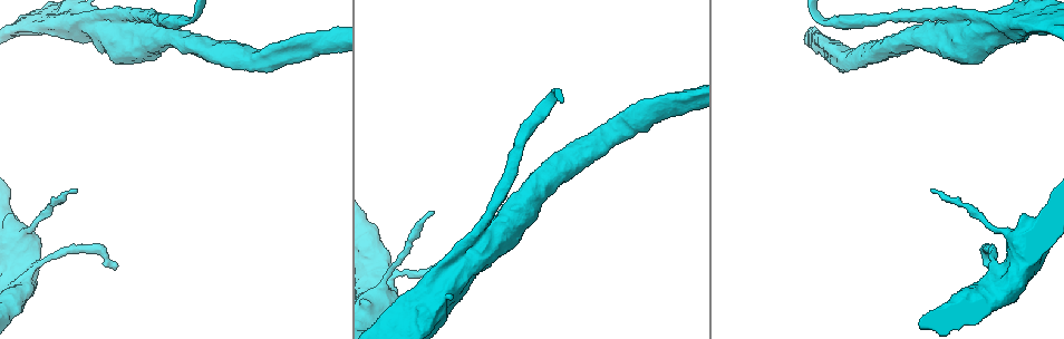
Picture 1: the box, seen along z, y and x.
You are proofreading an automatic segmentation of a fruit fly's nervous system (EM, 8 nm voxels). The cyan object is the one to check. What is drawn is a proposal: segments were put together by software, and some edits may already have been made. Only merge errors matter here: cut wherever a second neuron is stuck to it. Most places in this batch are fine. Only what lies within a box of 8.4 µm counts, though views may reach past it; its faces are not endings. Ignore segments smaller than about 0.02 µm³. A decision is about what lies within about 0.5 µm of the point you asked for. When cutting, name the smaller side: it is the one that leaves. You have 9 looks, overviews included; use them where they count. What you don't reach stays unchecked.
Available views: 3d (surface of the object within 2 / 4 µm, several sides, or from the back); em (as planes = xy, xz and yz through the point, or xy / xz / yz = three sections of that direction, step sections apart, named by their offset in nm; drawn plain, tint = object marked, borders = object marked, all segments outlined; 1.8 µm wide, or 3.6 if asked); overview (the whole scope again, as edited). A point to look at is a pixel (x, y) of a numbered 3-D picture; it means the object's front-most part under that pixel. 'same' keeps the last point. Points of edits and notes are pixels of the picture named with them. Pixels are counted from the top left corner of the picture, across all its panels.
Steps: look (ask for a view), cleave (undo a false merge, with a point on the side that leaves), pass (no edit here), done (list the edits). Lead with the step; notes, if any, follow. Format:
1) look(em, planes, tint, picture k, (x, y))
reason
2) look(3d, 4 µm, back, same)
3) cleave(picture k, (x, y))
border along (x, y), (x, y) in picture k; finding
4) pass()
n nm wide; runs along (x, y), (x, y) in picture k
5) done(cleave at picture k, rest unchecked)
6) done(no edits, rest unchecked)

look(3d, 4 µm, picture 1, (610, 134))
narrows sharply

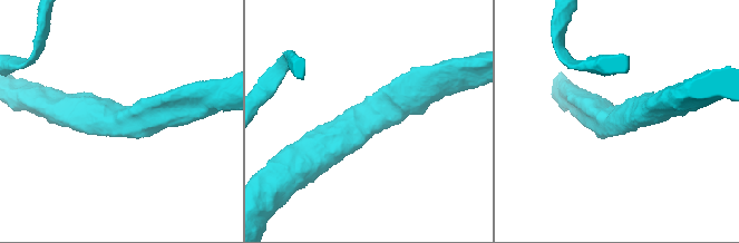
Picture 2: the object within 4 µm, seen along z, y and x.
look(em, planes, borders, picture 2, (617, 116))
arms of 460, 500 nm

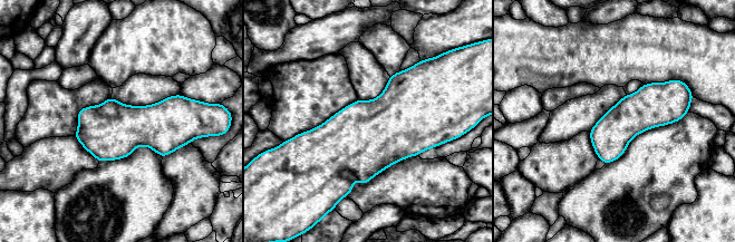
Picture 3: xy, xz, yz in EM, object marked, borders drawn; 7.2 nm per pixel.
pass()
300 nm wide; continuous, no second neuron

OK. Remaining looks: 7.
look(em, 3.6 µm, planes, tint, picture 1, (486, 239))
sharp bend

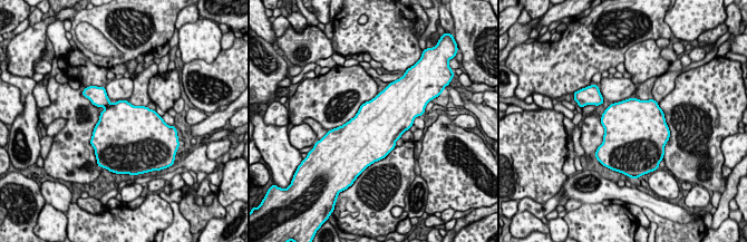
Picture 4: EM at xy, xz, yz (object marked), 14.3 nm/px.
pass()
one neuron here

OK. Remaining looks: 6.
look(em, 3.6 µm, planes, plain, picture 1, (419, 322))
sharp bend

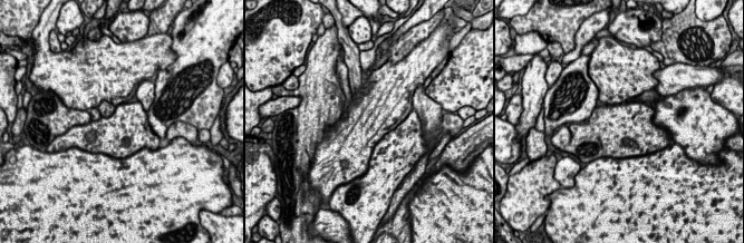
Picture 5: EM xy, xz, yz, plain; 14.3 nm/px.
look(em, 3.6 µm, planes, tint, same)

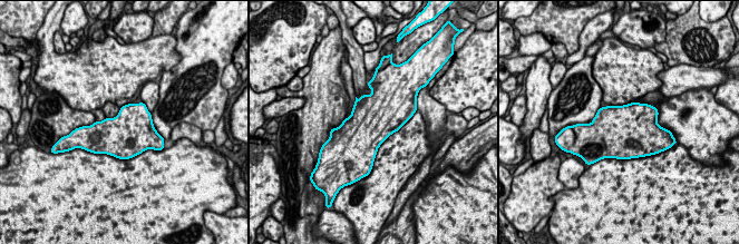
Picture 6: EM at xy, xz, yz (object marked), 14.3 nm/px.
pass()
650 nm wide; continuous, no second neuron

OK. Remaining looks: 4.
look(em, 3.6 µm, xz, step 8, tint, picture 1, (1011, 268))
sudden change in width

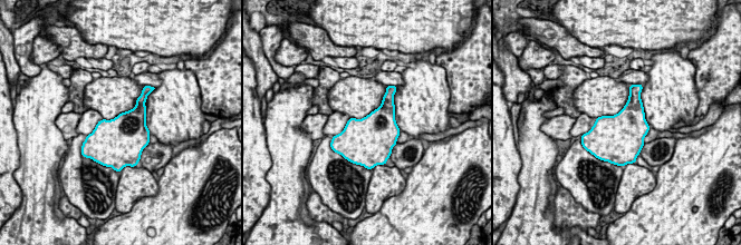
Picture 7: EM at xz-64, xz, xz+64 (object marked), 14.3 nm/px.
look(em, 3.6 µm, planes, borders, same)

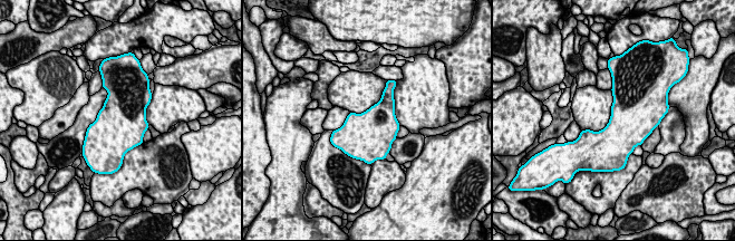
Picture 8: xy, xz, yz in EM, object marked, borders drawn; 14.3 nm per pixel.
pass()
480 nm wide; one neuron here

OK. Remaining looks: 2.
done(no edits, rest unchecked)

